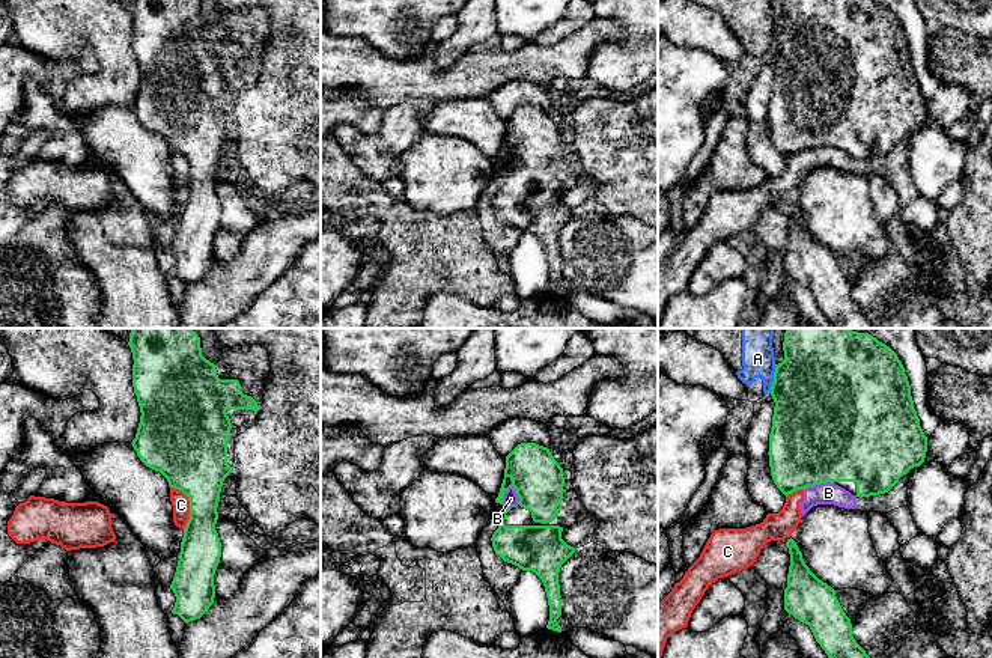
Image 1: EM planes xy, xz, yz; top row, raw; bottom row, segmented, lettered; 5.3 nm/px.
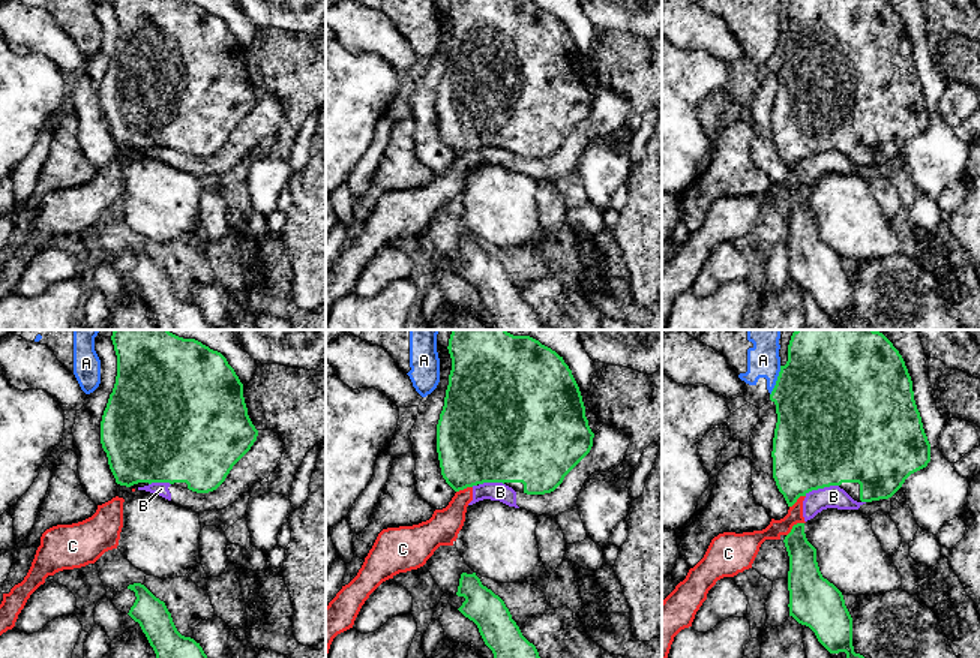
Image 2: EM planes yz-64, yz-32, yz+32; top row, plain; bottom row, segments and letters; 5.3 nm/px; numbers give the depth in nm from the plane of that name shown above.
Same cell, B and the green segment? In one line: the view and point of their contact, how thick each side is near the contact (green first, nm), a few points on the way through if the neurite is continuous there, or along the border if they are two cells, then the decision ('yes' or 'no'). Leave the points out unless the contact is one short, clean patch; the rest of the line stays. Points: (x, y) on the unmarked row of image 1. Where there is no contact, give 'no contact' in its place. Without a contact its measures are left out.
contact xz (503, 158); calibres 280 and 80 nm; border xz (512, 148), (503, 160), (506, 172); no

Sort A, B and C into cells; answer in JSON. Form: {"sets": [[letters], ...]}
{"sets": [["A"], ["B", "C"]]}

